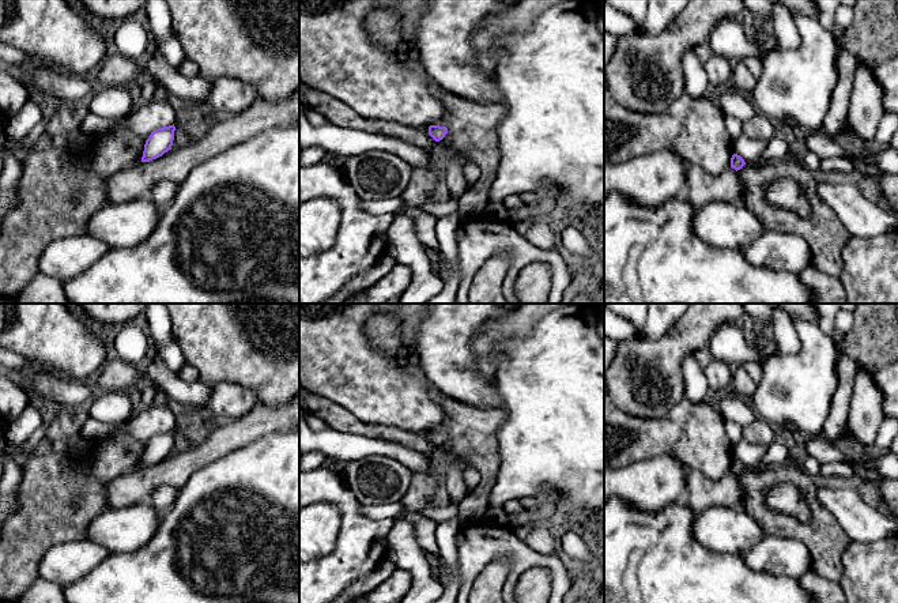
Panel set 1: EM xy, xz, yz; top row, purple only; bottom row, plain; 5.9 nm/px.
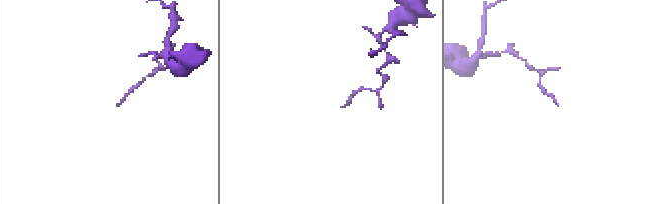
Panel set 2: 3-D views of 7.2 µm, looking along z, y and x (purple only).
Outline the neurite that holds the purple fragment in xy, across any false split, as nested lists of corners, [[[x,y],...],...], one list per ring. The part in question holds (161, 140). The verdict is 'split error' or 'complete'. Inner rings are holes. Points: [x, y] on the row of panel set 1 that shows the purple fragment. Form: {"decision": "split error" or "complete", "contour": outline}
{"decision": "complete", "contour": [[[169,125],[151,132],[146,140],[142,162],[150,162],[171,150],[176,127]]]}

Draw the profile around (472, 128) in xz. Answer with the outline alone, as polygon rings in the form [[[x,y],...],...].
[[[433,82],[430,91],[448,109],[446,114],[433,124],[448,128],[442,142],[464,162],[473,162],[482,170],[480,178],[457,199],[457,214],[464,222],[483,212],[490,200],[488,191],[501,161],[501,154],[490,154],[498,148],[498,124],[506,116],[506,109],[501,103],[467,101]]]

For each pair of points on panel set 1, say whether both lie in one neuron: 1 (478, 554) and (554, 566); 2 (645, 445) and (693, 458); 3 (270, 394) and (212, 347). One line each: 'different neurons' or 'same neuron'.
1: same neuron
2: same neuron
3: same neuron

